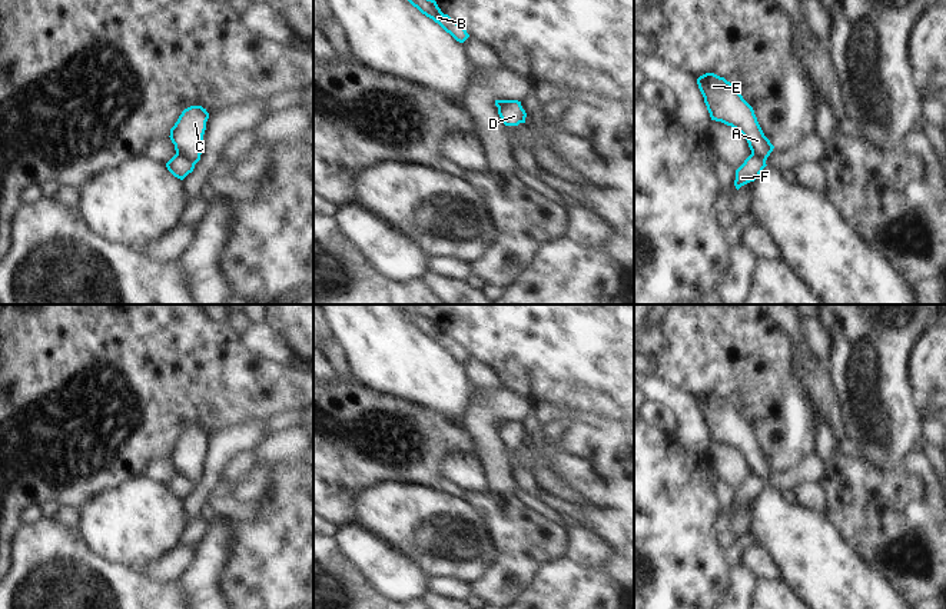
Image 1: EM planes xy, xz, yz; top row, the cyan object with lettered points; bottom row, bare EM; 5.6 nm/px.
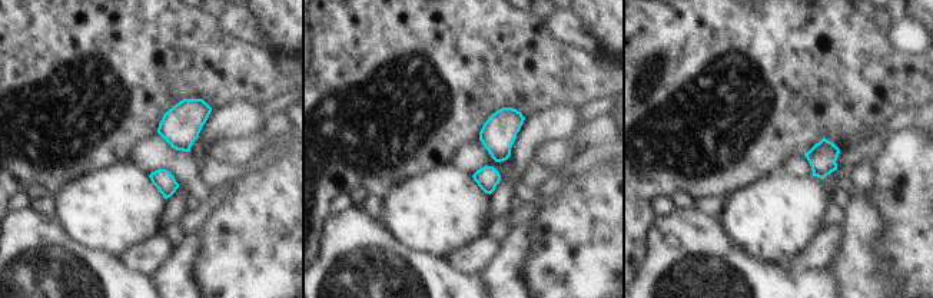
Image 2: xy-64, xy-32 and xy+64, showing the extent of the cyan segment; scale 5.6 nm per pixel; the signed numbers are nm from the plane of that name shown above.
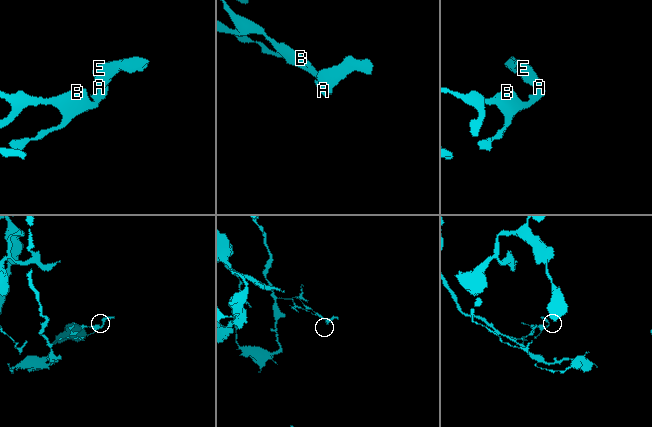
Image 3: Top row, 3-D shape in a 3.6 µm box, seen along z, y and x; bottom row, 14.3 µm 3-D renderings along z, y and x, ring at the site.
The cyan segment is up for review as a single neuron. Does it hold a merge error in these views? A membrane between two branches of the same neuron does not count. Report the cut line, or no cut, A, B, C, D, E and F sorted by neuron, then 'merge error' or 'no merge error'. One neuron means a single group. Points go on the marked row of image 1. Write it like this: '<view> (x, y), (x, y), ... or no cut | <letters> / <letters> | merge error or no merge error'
xy (176, 152), (195, 163) | A C D E / B F | merge error

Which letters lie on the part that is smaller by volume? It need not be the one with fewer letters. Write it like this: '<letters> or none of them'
A, C, D, E

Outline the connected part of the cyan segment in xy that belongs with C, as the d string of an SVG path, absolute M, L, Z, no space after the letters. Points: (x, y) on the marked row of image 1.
M190 106L182 112L170 129L170 140L177 154L198 163L202 154L203 134L209 113L202 106Z

